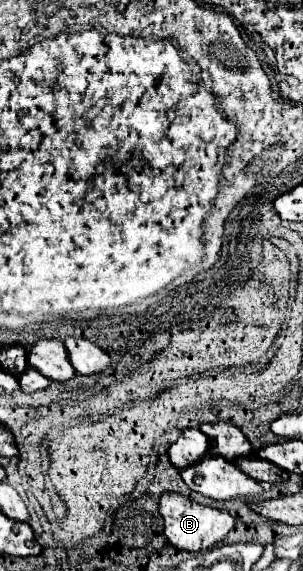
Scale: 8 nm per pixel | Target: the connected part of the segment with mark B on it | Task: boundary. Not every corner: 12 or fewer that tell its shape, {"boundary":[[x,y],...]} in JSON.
{"boundary":[[177,492],[161,496],[165,536],[205,552],[235,526],[227,512]]}

